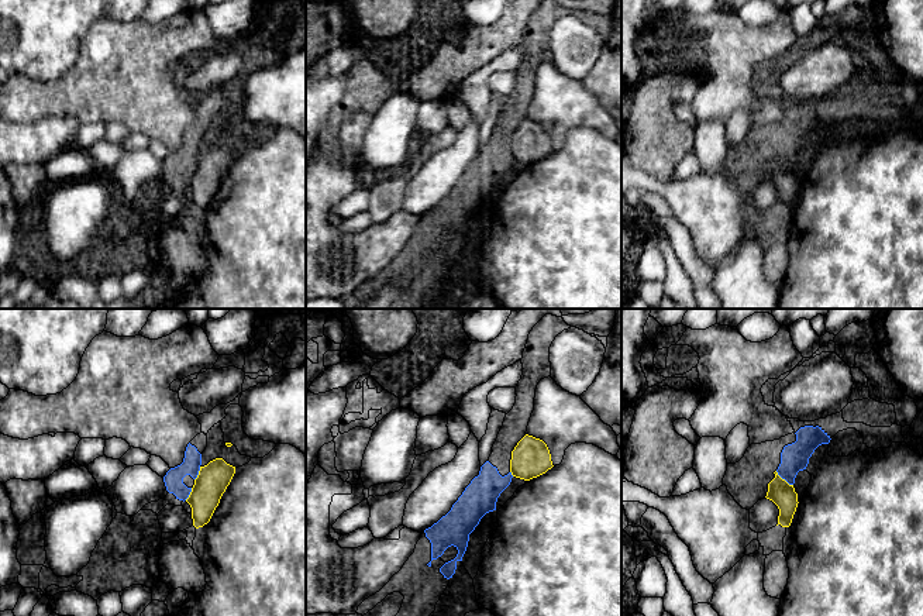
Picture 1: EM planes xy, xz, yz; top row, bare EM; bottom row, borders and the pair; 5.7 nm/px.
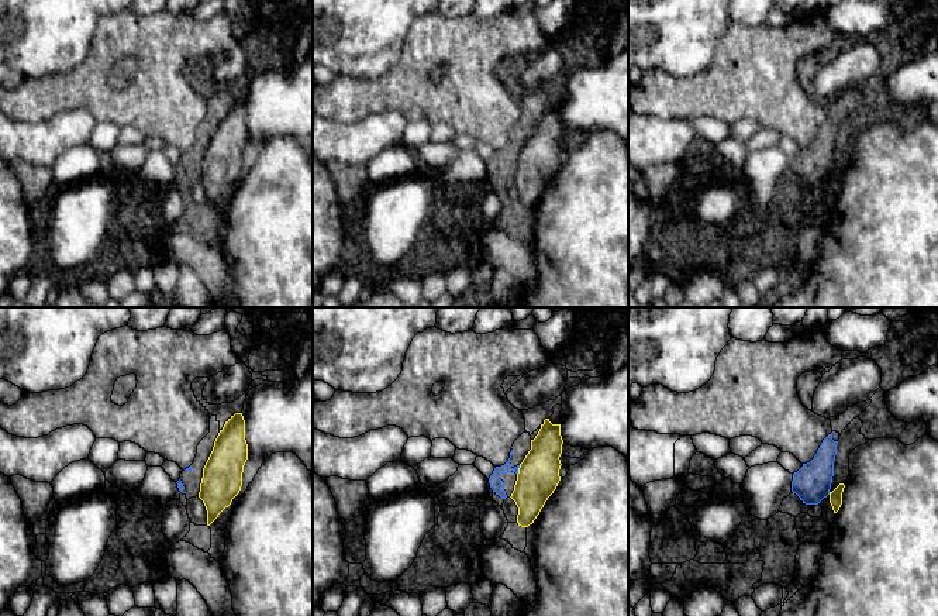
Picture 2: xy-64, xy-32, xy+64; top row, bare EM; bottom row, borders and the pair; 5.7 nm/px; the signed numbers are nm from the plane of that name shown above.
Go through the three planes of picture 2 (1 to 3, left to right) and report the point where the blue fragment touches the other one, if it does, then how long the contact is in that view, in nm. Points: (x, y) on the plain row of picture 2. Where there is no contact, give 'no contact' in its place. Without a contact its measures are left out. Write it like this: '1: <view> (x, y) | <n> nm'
1: no contact
2: xy-32 (518, 154) | 60 nm
3: no contact

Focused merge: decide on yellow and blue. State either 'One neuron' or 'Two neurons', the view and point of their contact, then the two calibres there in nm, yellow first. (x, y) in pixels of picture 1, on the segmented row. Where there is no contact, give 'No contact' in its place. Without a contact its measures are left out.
Two neurons. Touches yellow at yz (784, 479). Thickness 140 nm (yellow) against 160 nm

